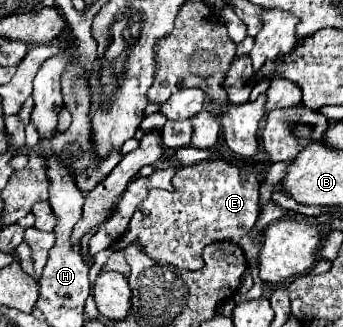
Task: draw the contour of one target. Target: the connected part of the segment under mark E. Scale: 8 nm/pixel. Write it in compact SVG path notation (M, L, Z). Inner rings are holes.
M207 159L207 161L199 161L195 165L189 165L189 167L181 167L181 169L177 169L177 173L173 177L173 187L175 187L173 191L163 191L163 189L149 191L145 201L135 211L135 215L129 223L129 231L125 231L125 235L121 237L121 241L117 241L117 245L113 245L113 249L123 249L131 243L141 243L149 257L163 261L163 263L171 263L179 269L193 269L195 271L205 265L203 257L201 257L205 245L215 243L215 241L237 243L239 237L249 233L257 221L259 179L251 171L245 171L231 161Z

